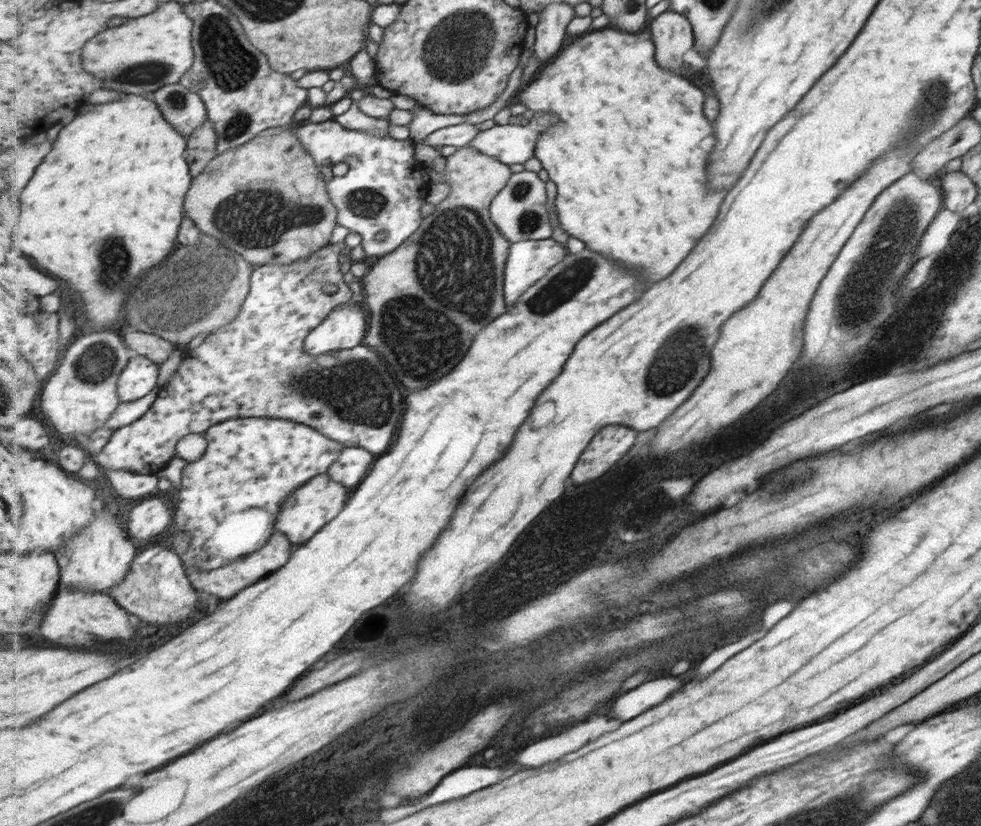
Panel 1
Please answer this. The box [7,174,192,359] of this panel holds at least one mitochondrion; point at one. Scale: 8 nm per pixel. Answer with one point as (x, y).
(118, 273)

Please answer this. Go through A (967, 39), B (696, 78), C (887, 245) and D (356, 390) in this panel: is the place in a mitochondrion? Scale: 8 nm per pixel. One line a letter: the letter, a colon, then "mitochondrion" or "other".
A: other
B: other
C: mitochondrion
D: mitochondrion

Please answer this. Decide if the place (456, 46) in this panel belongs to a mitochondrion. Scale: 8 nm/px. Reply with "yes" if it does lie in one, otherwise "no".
yes

